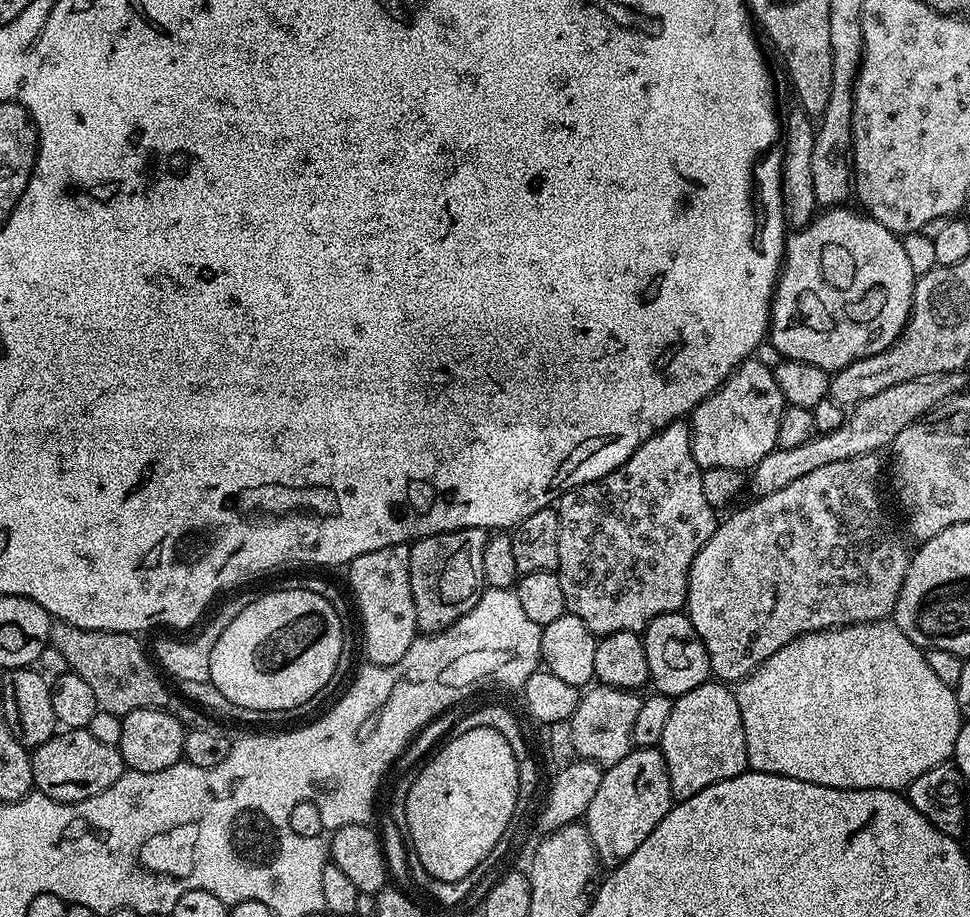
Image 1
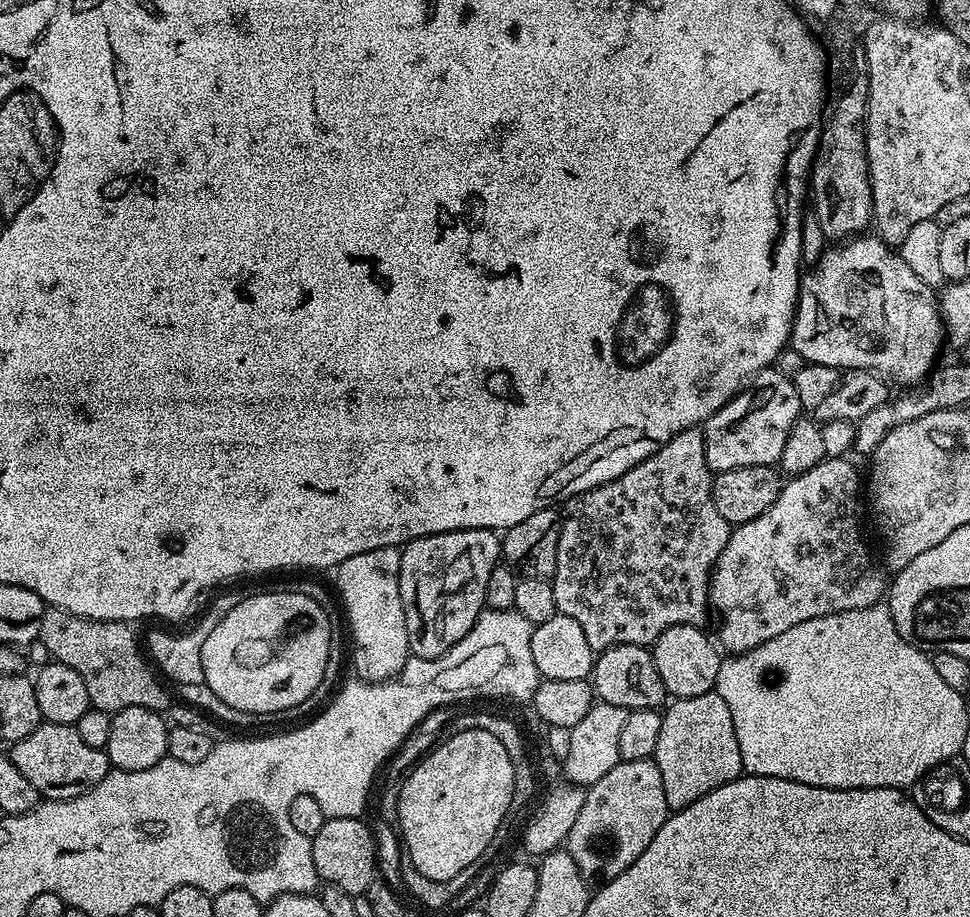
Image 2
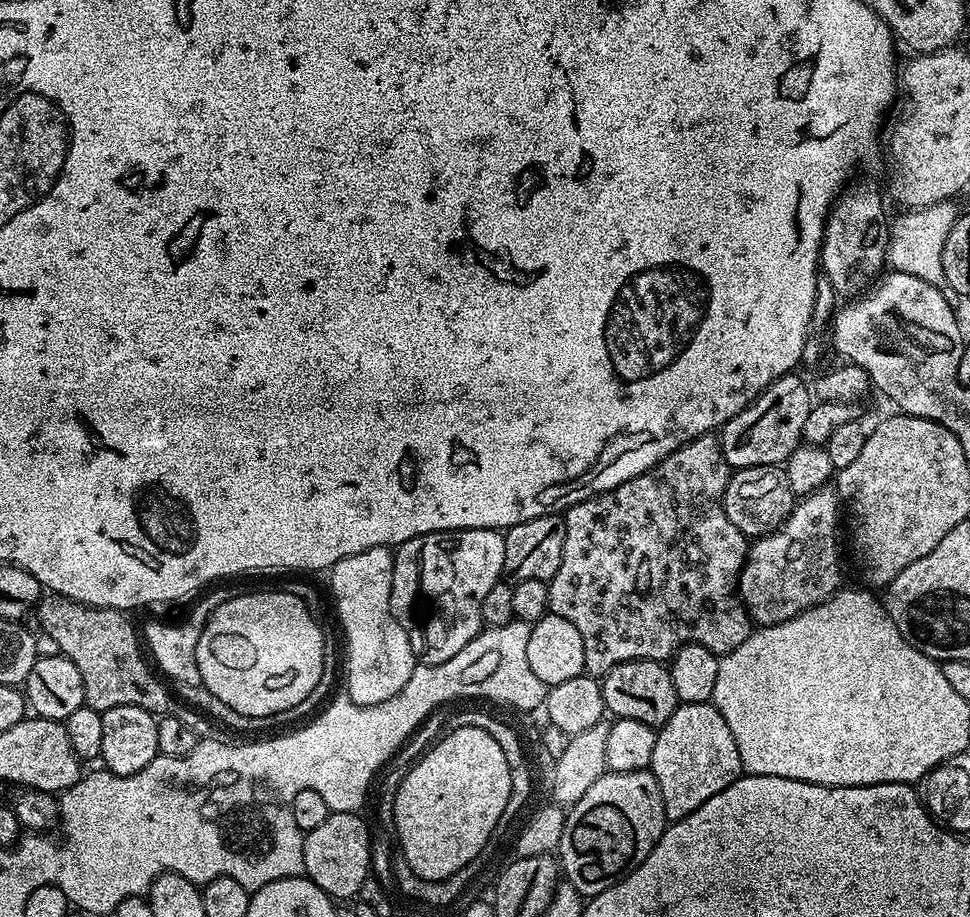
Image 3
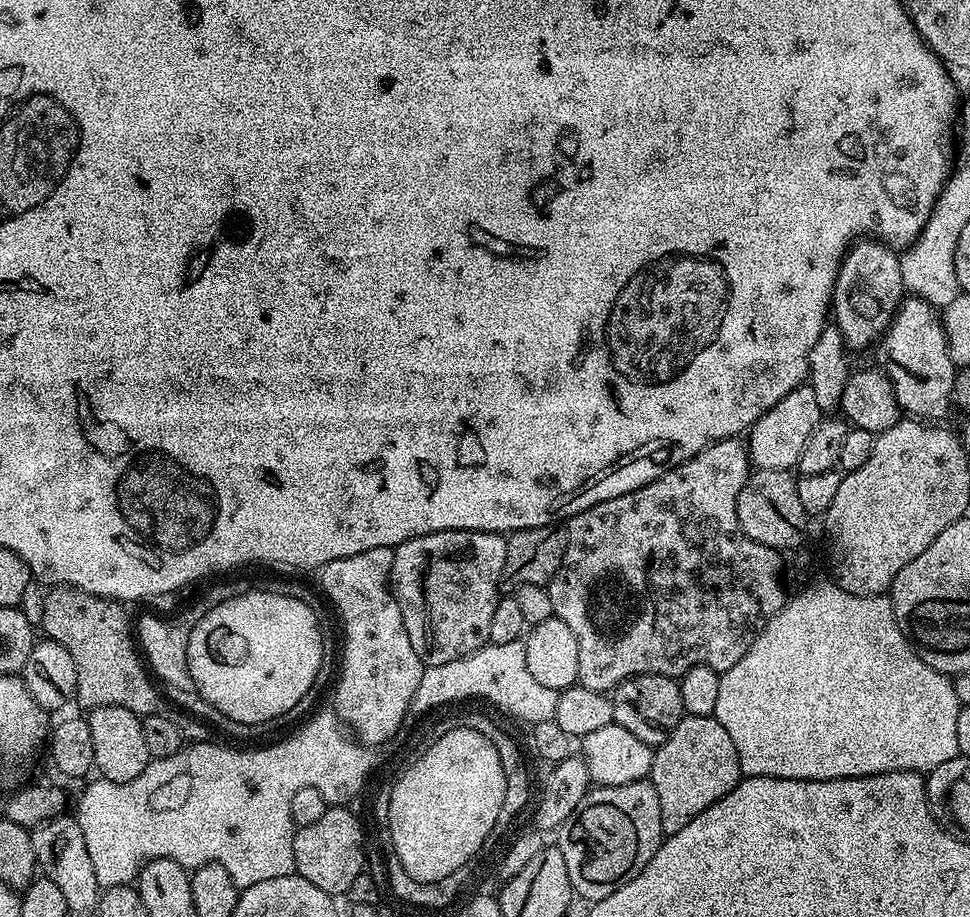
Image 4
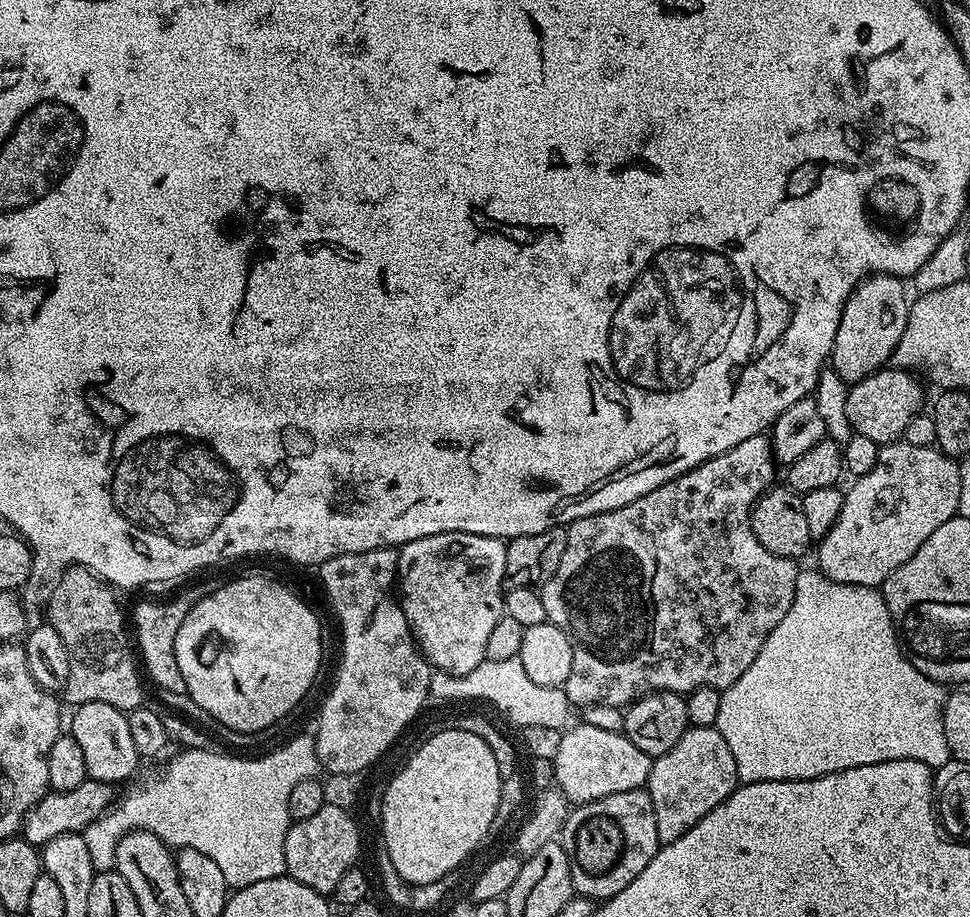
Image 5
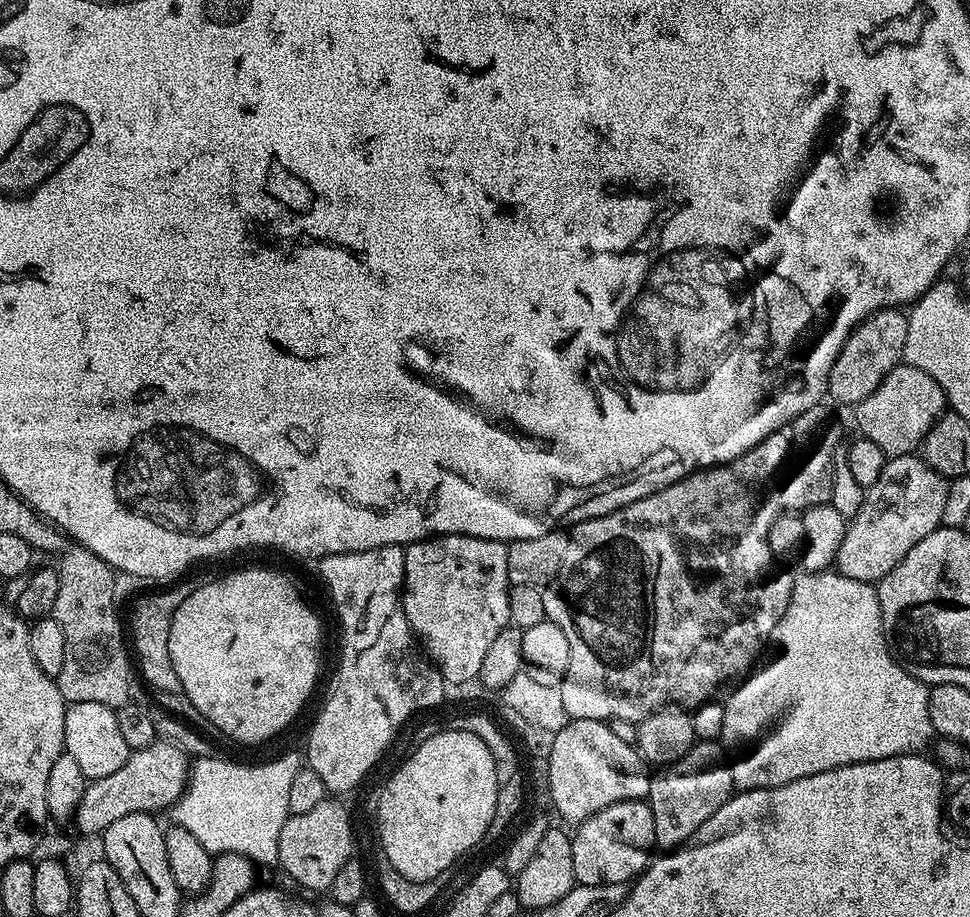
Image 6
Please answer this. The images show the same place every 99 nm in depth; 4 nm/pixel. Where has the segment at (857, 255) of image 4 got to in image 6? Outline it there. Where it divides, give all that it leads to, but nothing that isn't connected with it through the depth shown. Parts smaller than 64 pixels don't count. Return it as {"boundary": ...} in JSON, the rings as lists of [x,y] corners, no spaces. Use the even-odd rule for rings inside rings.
{"boundary":[[[884,308],[863,320],[844,343],[844,349],[840,351],[832,367],[827,395],[833,396],[838,403],[849,406],[861,404],[863,400],[870,398],[870,394],[878,390],[882,378],[886,378],[886,374],[890,374],[890,370],[894,370],[903,361],[907,324],[907,315],[900,308]]]}

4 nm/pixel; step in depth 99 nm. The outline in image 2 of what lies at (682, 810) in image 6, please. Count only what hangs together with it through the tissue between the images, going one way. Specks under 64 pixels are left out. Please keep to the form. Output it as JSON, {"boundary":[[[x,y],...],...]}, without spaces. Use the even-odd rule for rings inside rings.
{"boundary":[[[716,691],[698,694],[694,698],[673,699],[663,709],[662,731],[658,734],[654,759],[658,774],[662,774],[662,790],[666,790],[666,802],[672,810],[690,806],[698,802],[698,798],[710,794],[710,790],[718,790],[718,786],[726,786],[726,782],[734,782],[742,775],[744,767],[742,754],[738,750],[738,738],[734,734],[734,718],[730,718],[726,702],[722,702]]]}

